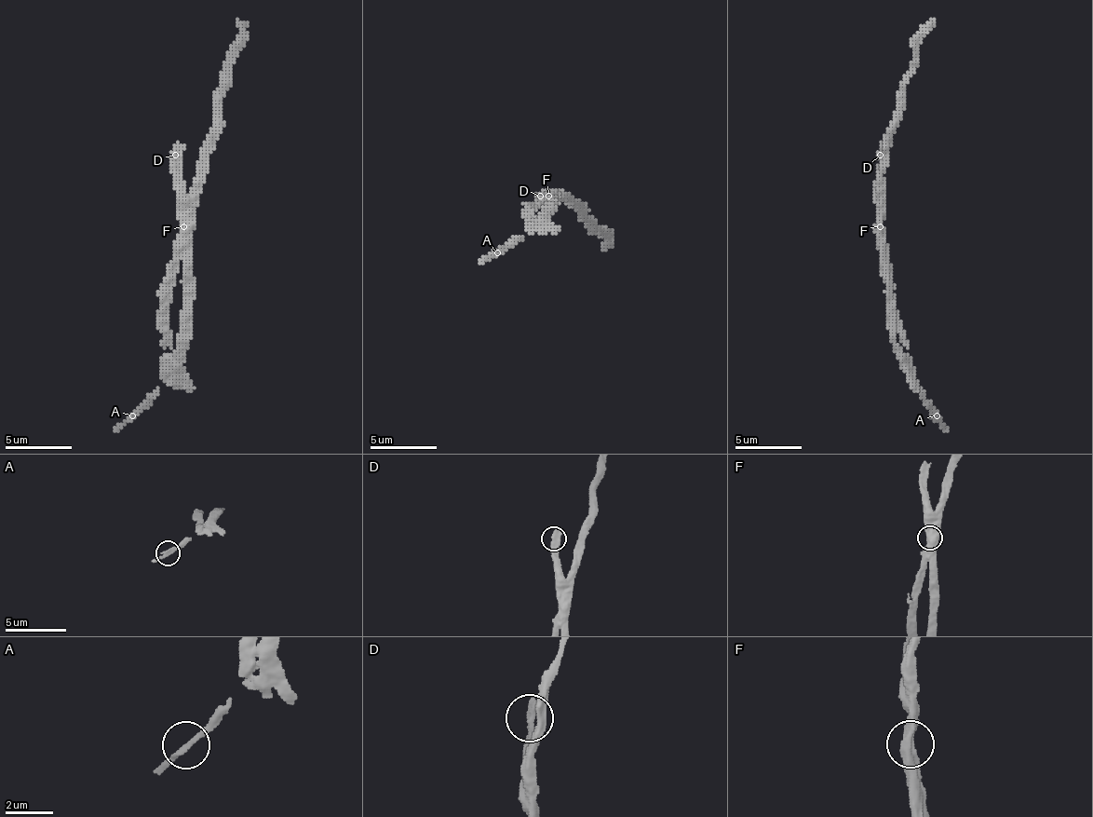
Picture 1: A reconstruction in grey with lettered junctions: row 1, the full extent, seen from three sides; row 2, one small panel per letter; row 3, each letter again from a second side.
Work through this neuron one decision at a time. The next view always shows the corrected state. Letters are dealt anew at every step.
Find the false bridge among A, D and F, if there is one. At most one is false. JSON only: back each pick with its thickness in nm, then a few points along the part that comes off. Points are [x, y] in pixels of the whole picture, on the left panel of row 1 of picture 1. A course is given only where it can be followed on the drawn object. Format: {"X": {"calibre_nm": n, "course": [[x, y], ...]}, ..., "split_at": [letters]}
{"F": {"calibre_nm": 550, "course": [[184, 225], [184, 249], [174, 275], [168, 321], [165, 381], [114, 431]]}, "split_at": ["F"]}

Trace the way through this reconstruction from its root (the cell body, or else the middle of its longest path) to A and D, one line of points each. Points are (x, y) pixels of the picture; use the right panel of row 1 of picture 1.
A: (881, 232), (881, 265), (887, 281), (891, 341), (901, 364), (918, 381), (921, 398), (937, 415)
D: (881, 232), (881, 156)

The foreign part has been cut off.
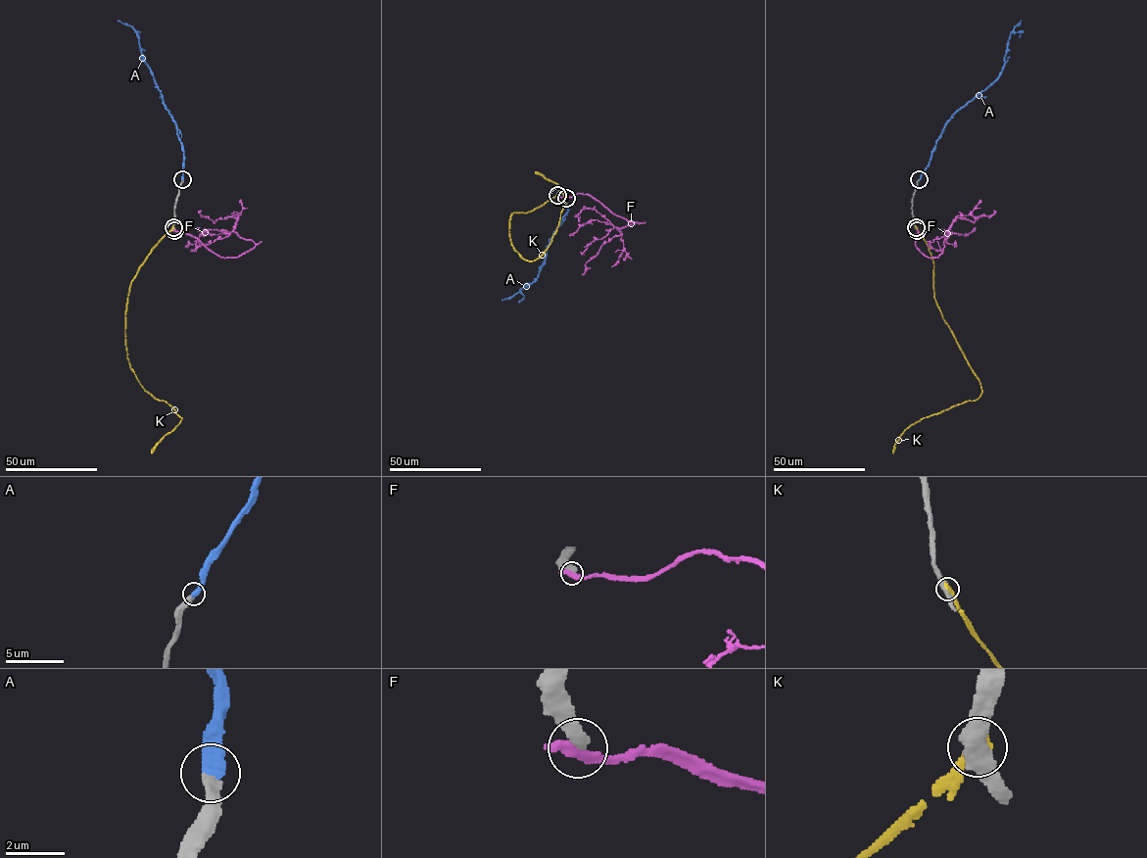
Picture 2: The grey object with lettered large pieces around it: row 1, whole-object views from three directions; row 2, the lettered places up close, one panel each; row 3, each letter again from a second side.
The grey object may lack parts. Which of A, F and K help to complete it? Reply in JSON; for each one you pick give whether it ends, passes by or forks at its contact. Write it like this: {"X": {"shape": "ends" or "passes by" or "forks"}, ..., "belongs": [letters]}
{"A": {"shape": "ends"}, "belongs": ["A"]}

